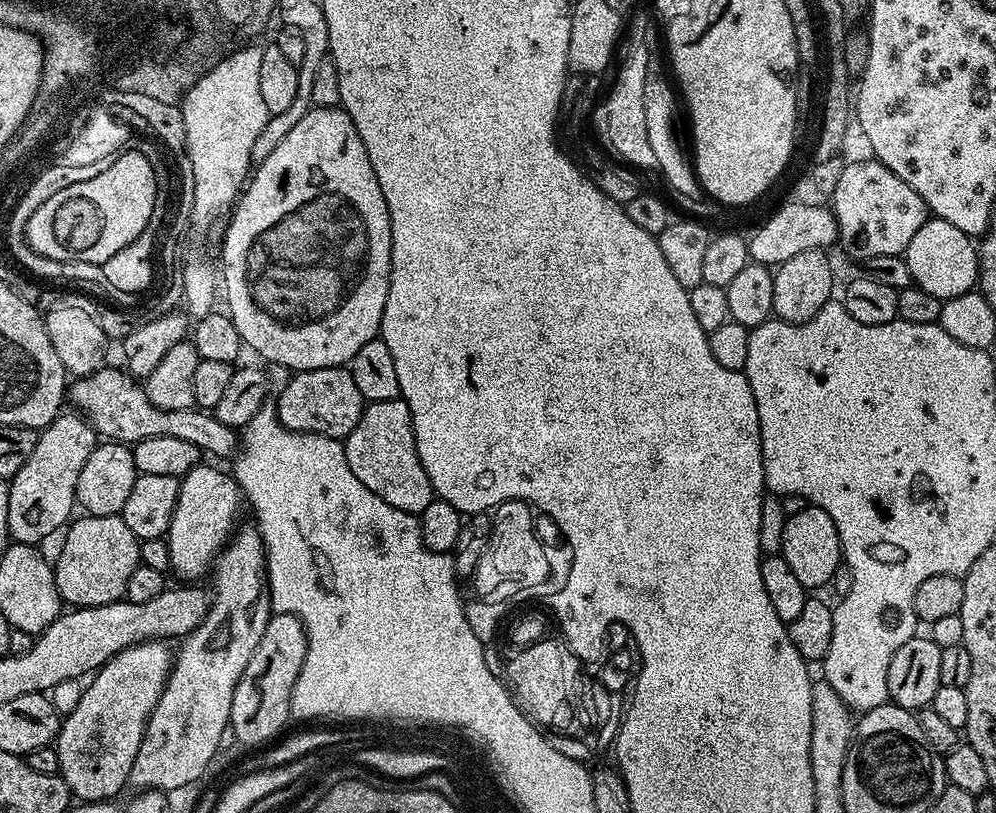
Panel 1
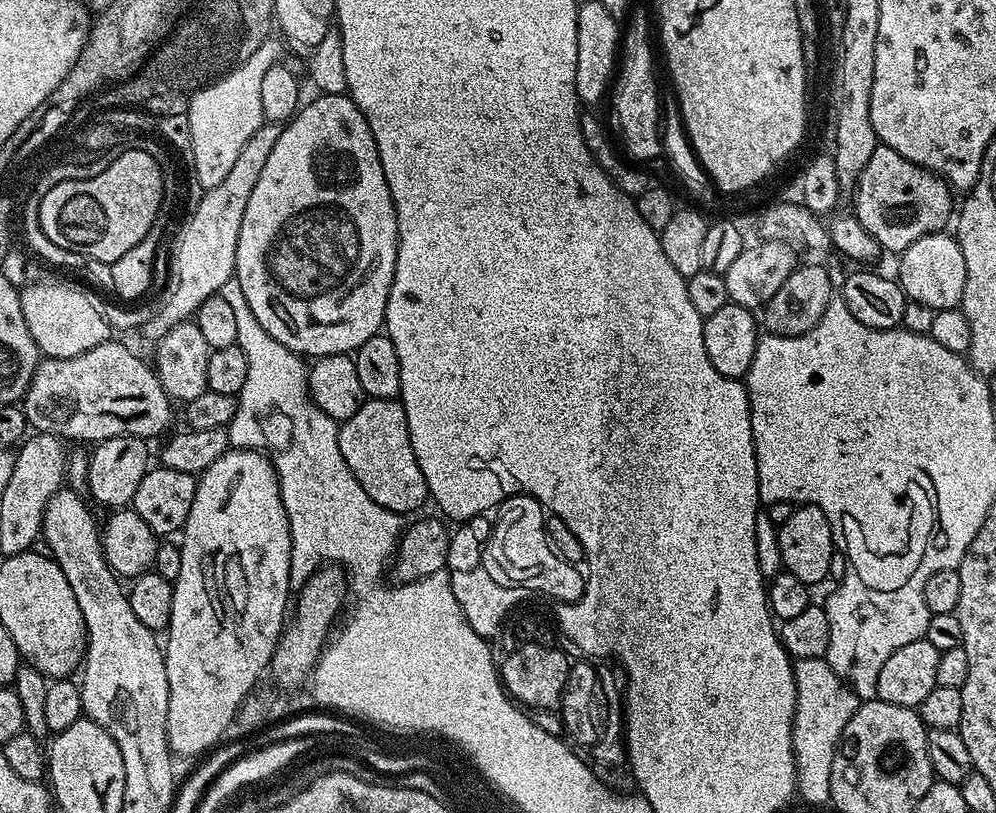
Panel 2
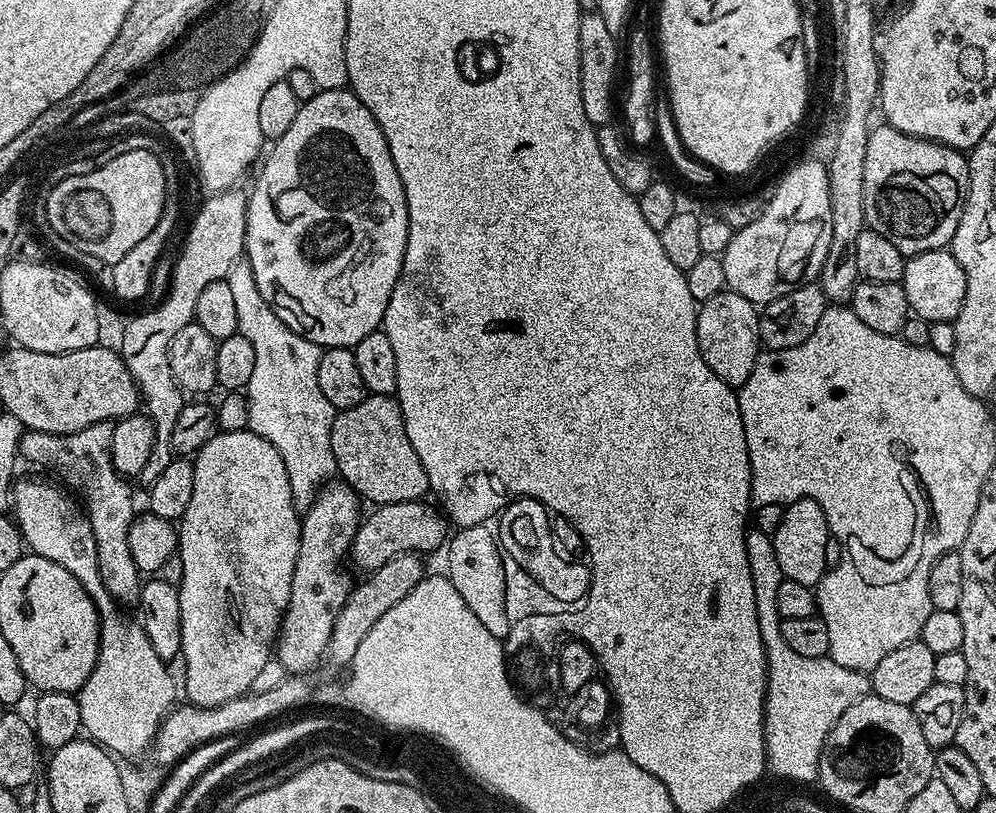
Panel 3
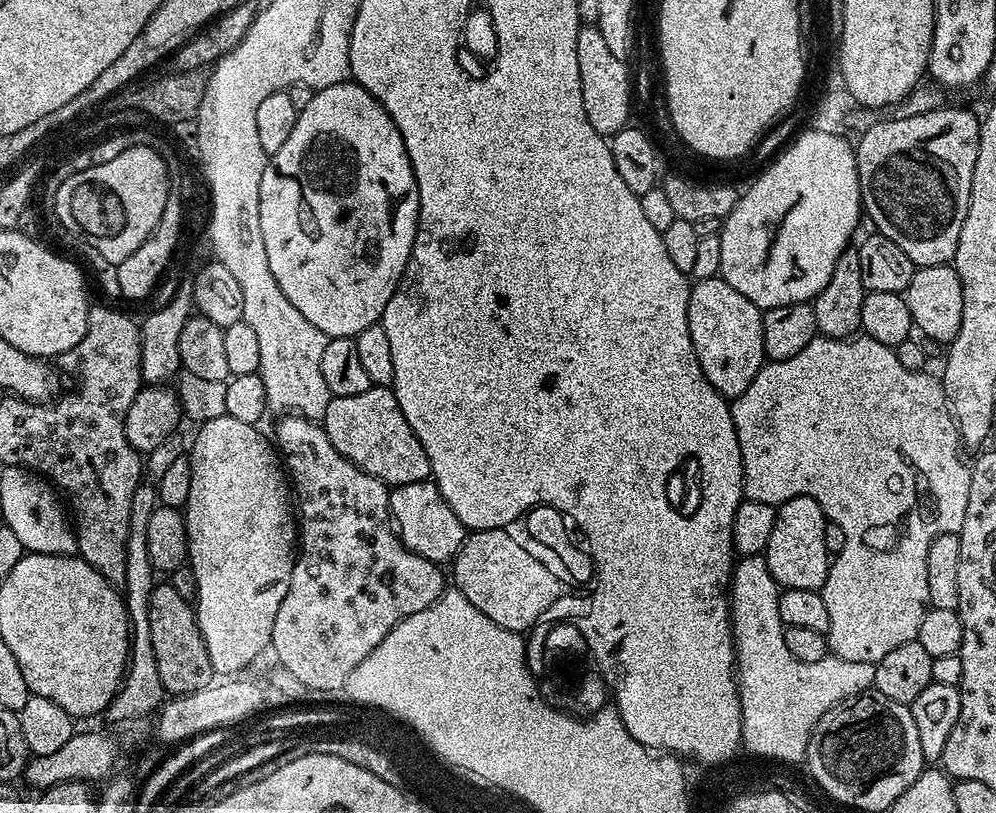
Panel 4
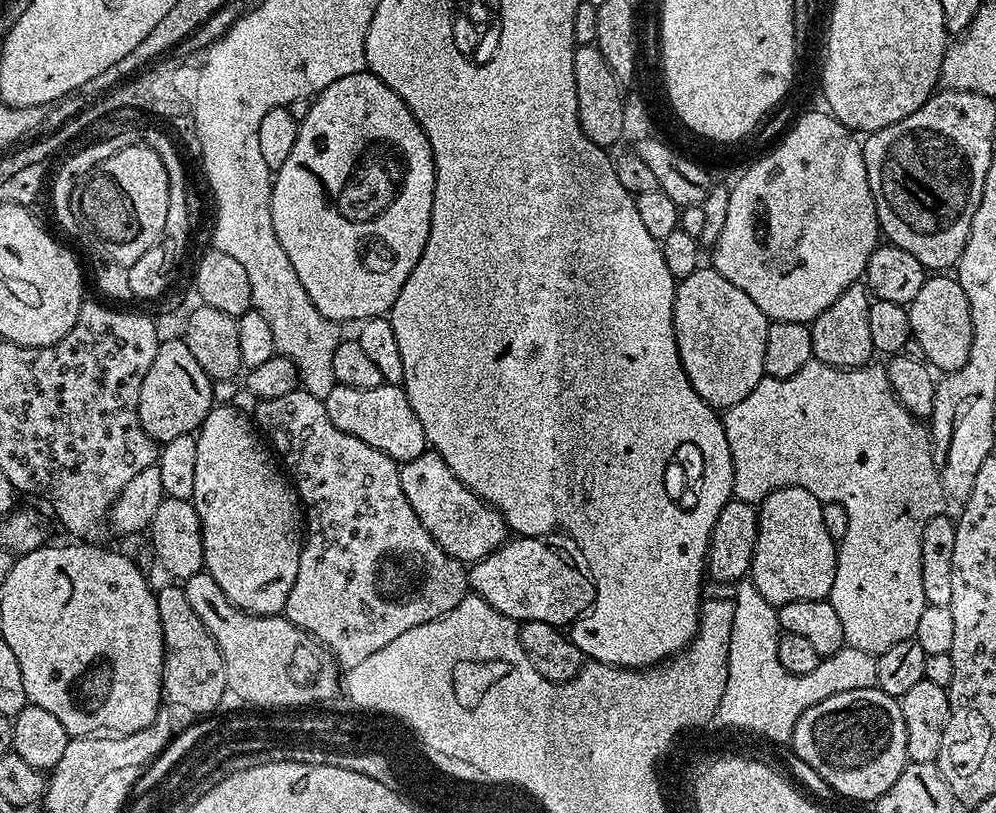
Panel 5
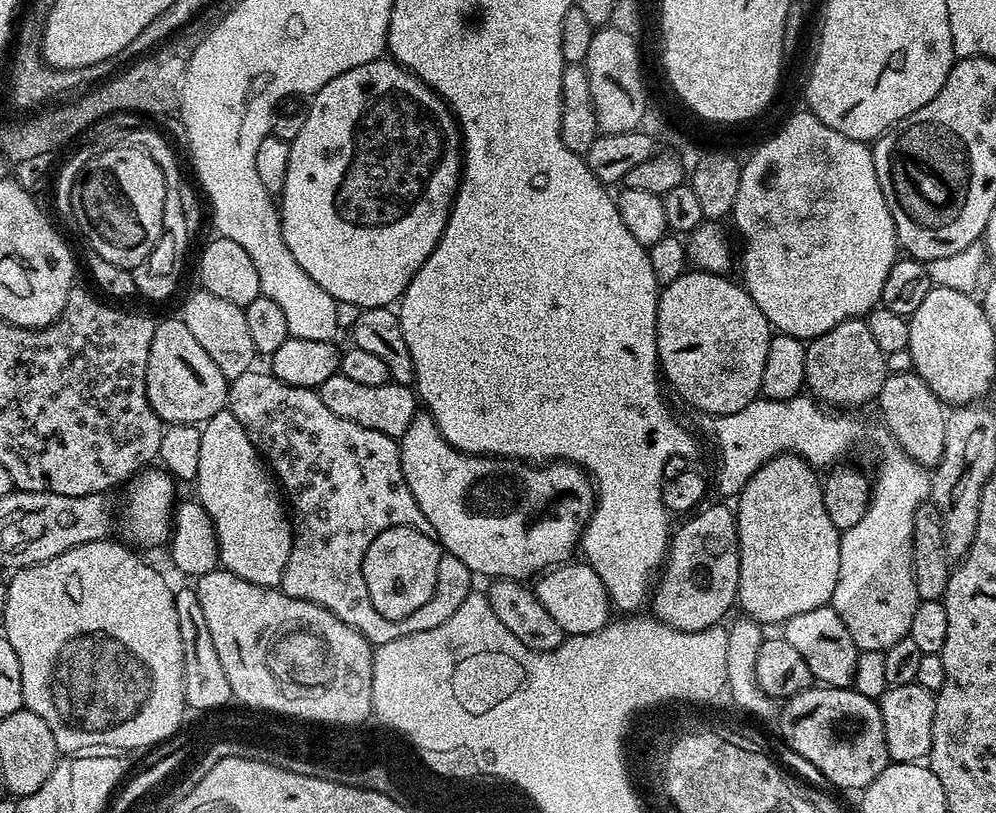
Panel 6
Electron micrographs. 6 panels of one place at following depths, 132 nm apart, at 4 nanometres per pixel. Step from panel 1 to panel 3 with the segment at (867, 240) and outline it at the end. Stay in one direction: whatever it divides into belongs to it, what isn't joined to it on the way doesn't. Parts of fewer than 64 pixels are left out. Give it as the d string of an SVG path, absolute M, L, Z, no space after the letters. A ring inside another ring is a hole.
M887 126L873 127L869 131L864 175L864 223L882 234L882 238L890 238L905 257L916 256L926 250L948 248L954 238L954 230L958 230L967 197L968 156L961 149L907 136Z

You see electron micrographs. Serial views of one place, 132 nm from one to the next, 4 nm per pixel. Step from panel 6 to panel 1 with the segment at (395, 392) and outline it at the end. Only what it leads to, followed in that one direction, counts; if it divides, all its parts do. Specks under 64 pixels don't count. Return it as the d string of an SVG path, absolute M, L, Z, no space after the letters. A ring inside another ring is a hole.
M404 400L369 403L343 445L354 478L358 478L366 490L374 490L382 502L390 502L390 506L398 510L421 514L434 499L430 478L426 478L426 470L422 470L418 458L410 406L406 406Z

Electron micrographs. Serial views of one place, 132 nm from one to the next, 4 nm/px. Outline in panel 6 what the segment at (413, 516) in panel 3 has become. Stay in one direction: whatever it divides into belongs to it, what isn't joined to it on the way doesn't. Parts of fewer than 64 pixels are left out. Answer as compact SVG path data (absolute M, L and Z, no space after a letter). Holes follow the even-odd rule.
M427 410L417 411L416 416L410 422L403 434L398 437L400 446L400 461L402 462L402 474L406 486L410 486L410 494L414 494L414 502L418 502L418 510L426 514L426 522L430 522L432 536L438 541L445 553L458 562L465 564L477 577L490 576L489 578L503 578L506 580L527 581L527 576L535 577L545 570L561 565L569 559L572 551L577 551L580 538L584 535L584 527L588 525L588 519L592 516L592 509L596 507L597 494L593 477L589 476L583 468L567 462L540 462L532 463L522 460L510 460L507 456L471 456L469 452L459 452L456 448L442 438L434 418Z

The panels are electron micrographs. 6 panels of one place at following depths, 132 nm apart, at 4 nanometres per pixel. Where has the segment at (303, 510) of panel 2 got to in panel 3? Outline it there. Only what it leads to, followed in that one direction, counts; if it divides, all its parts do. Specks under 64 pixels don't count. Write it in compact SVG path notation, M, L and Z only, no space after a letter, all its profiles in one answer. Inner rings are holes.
M261 303L259 307L258 374L250 378L246 389L250 410L248 428L266 438L266 442L282 454L286 474L290 474L293 501L297 509L306 510L317 492L337 475L330 442L337 409L330 406L326 394L322 394L318 386L320 345L290 330L269 304Z

